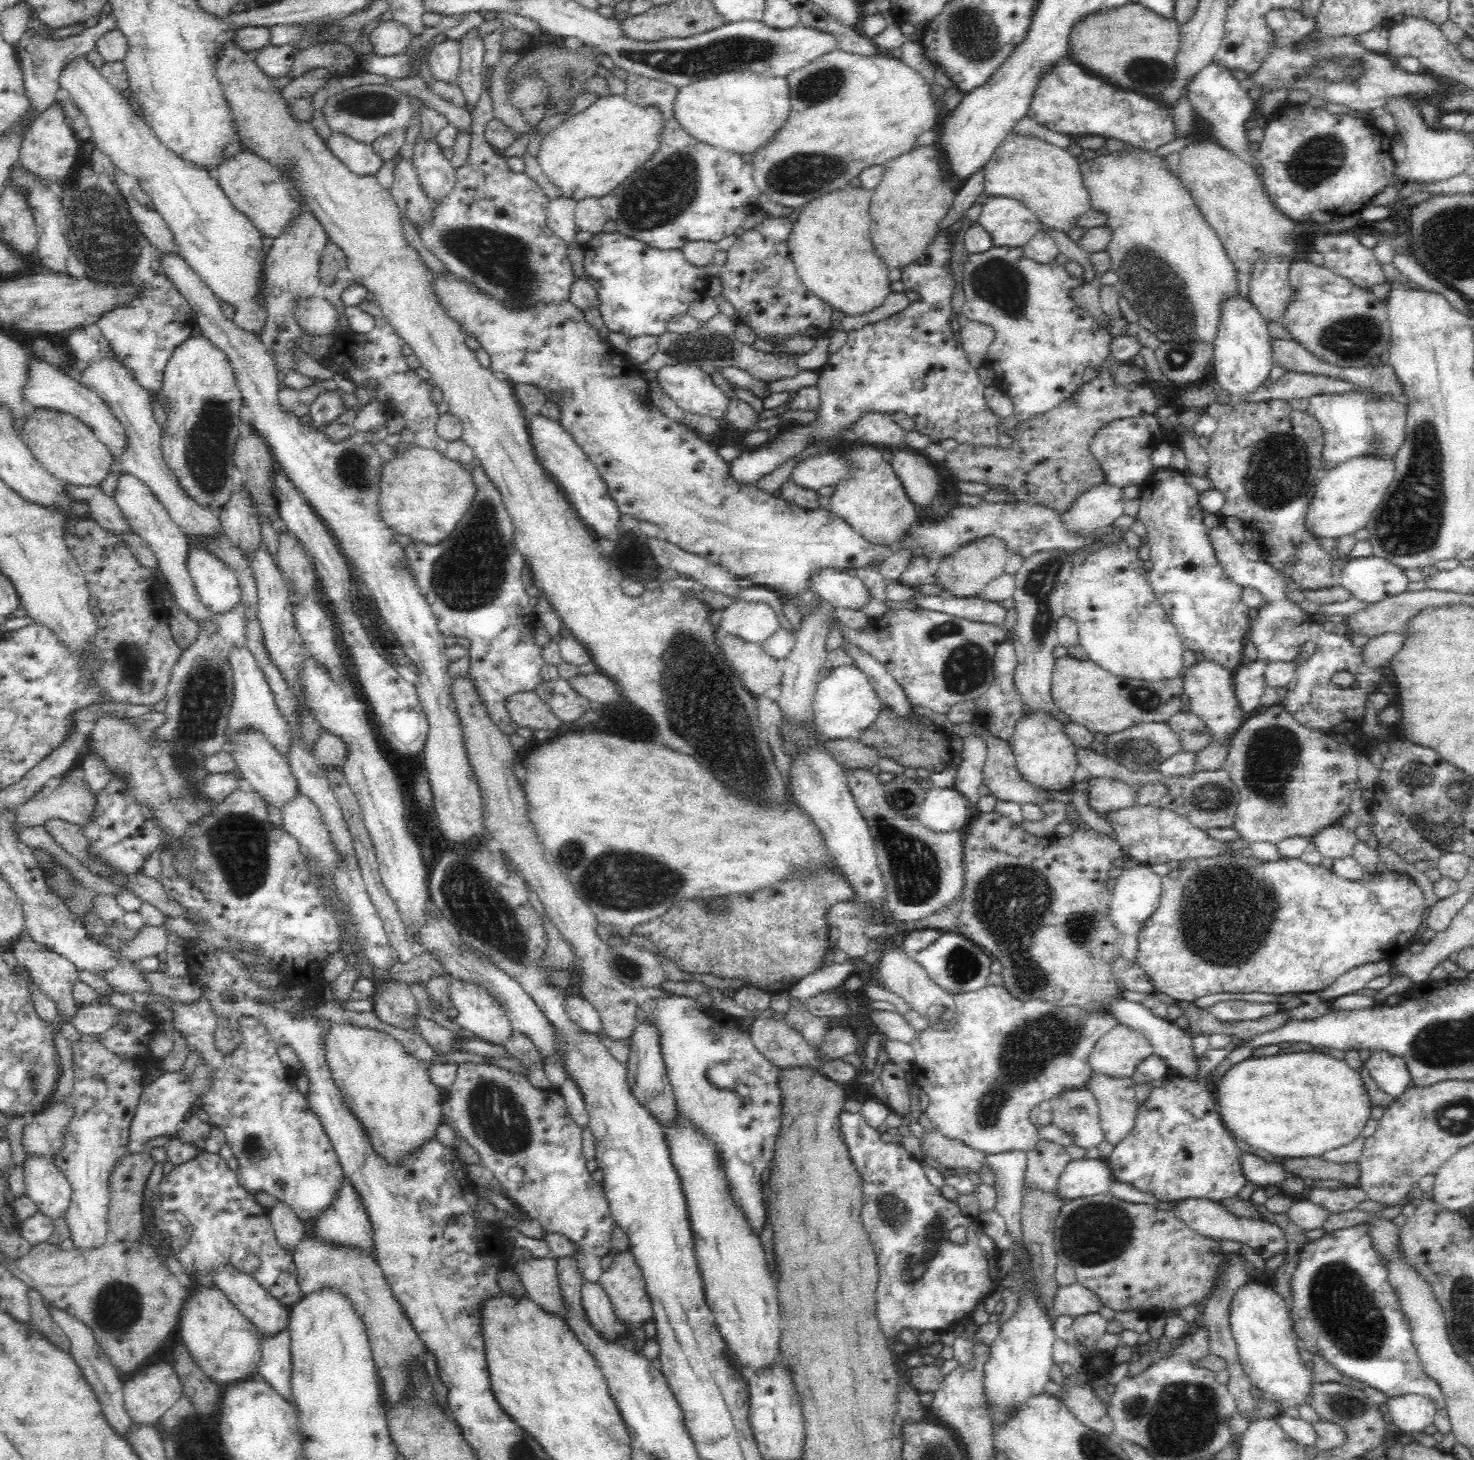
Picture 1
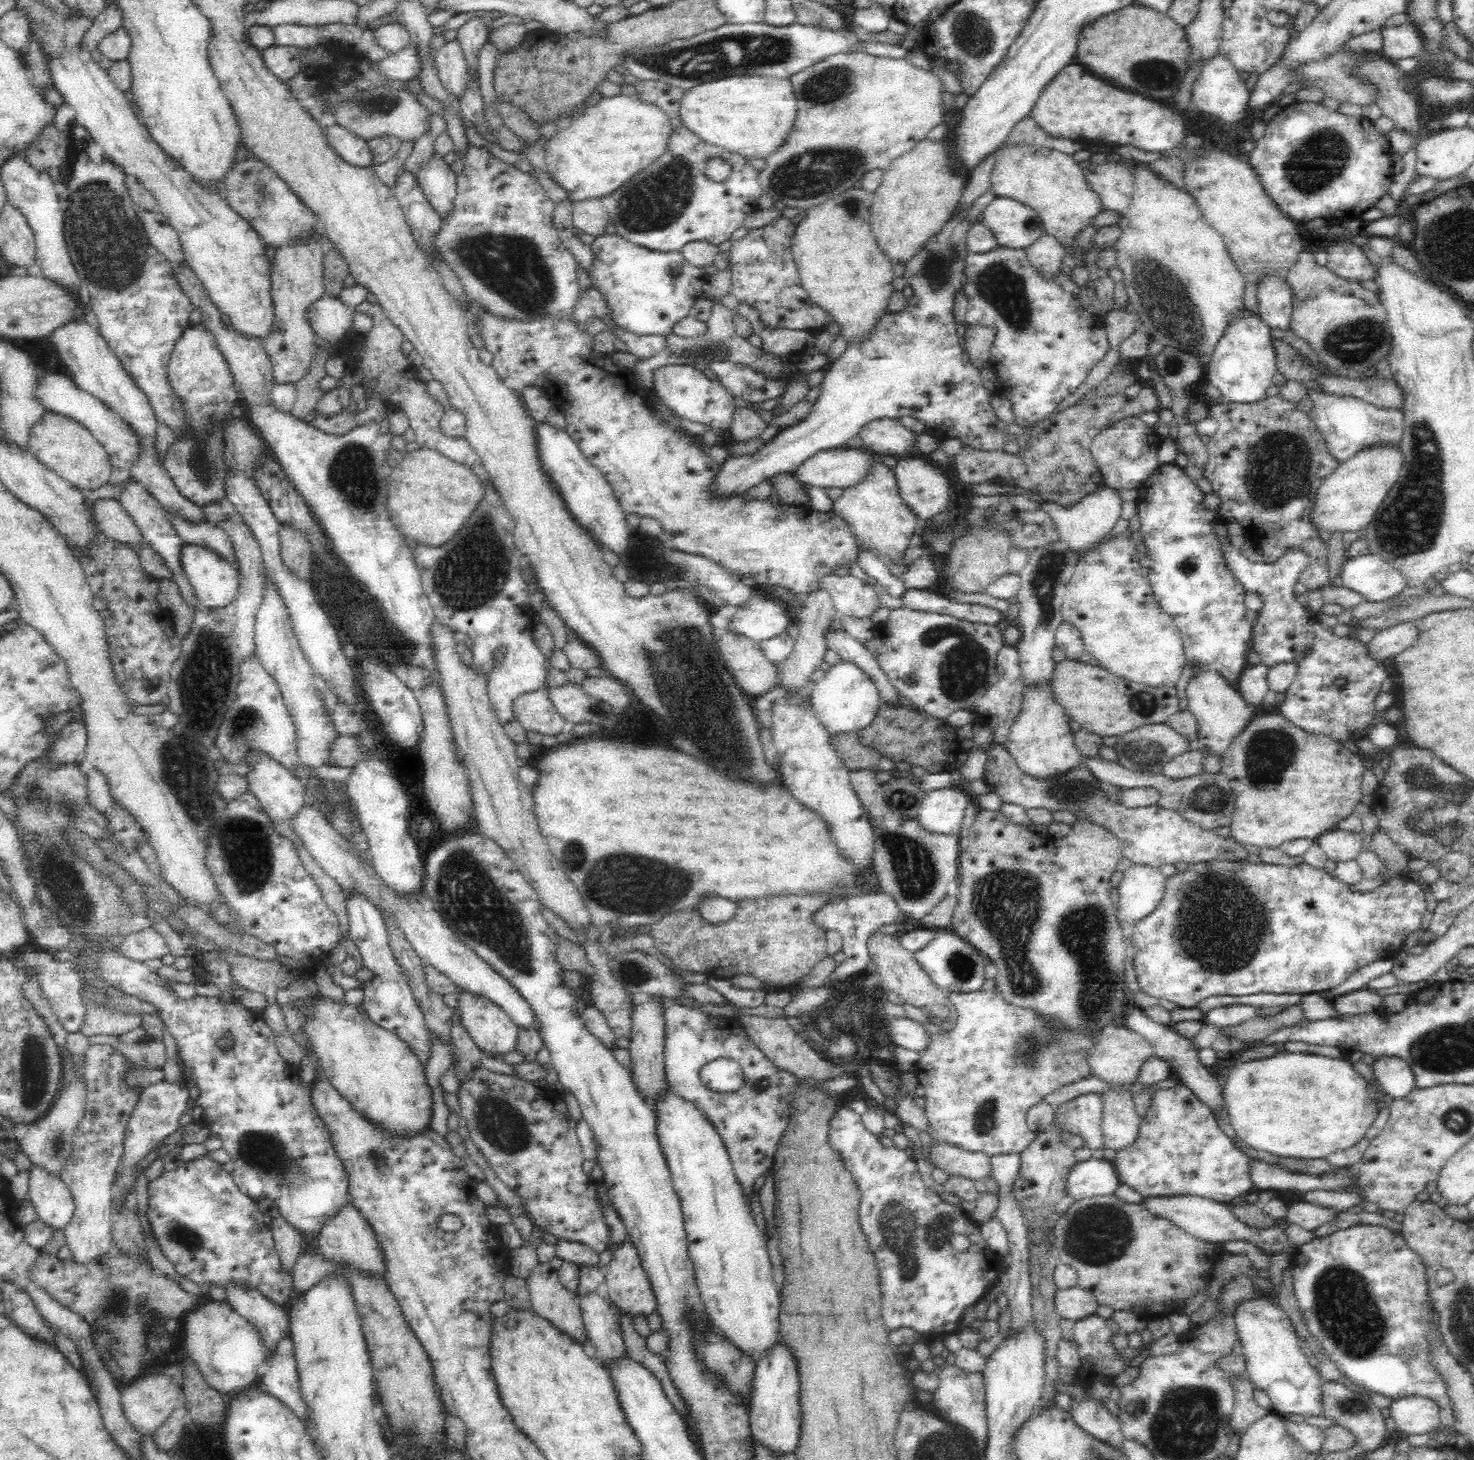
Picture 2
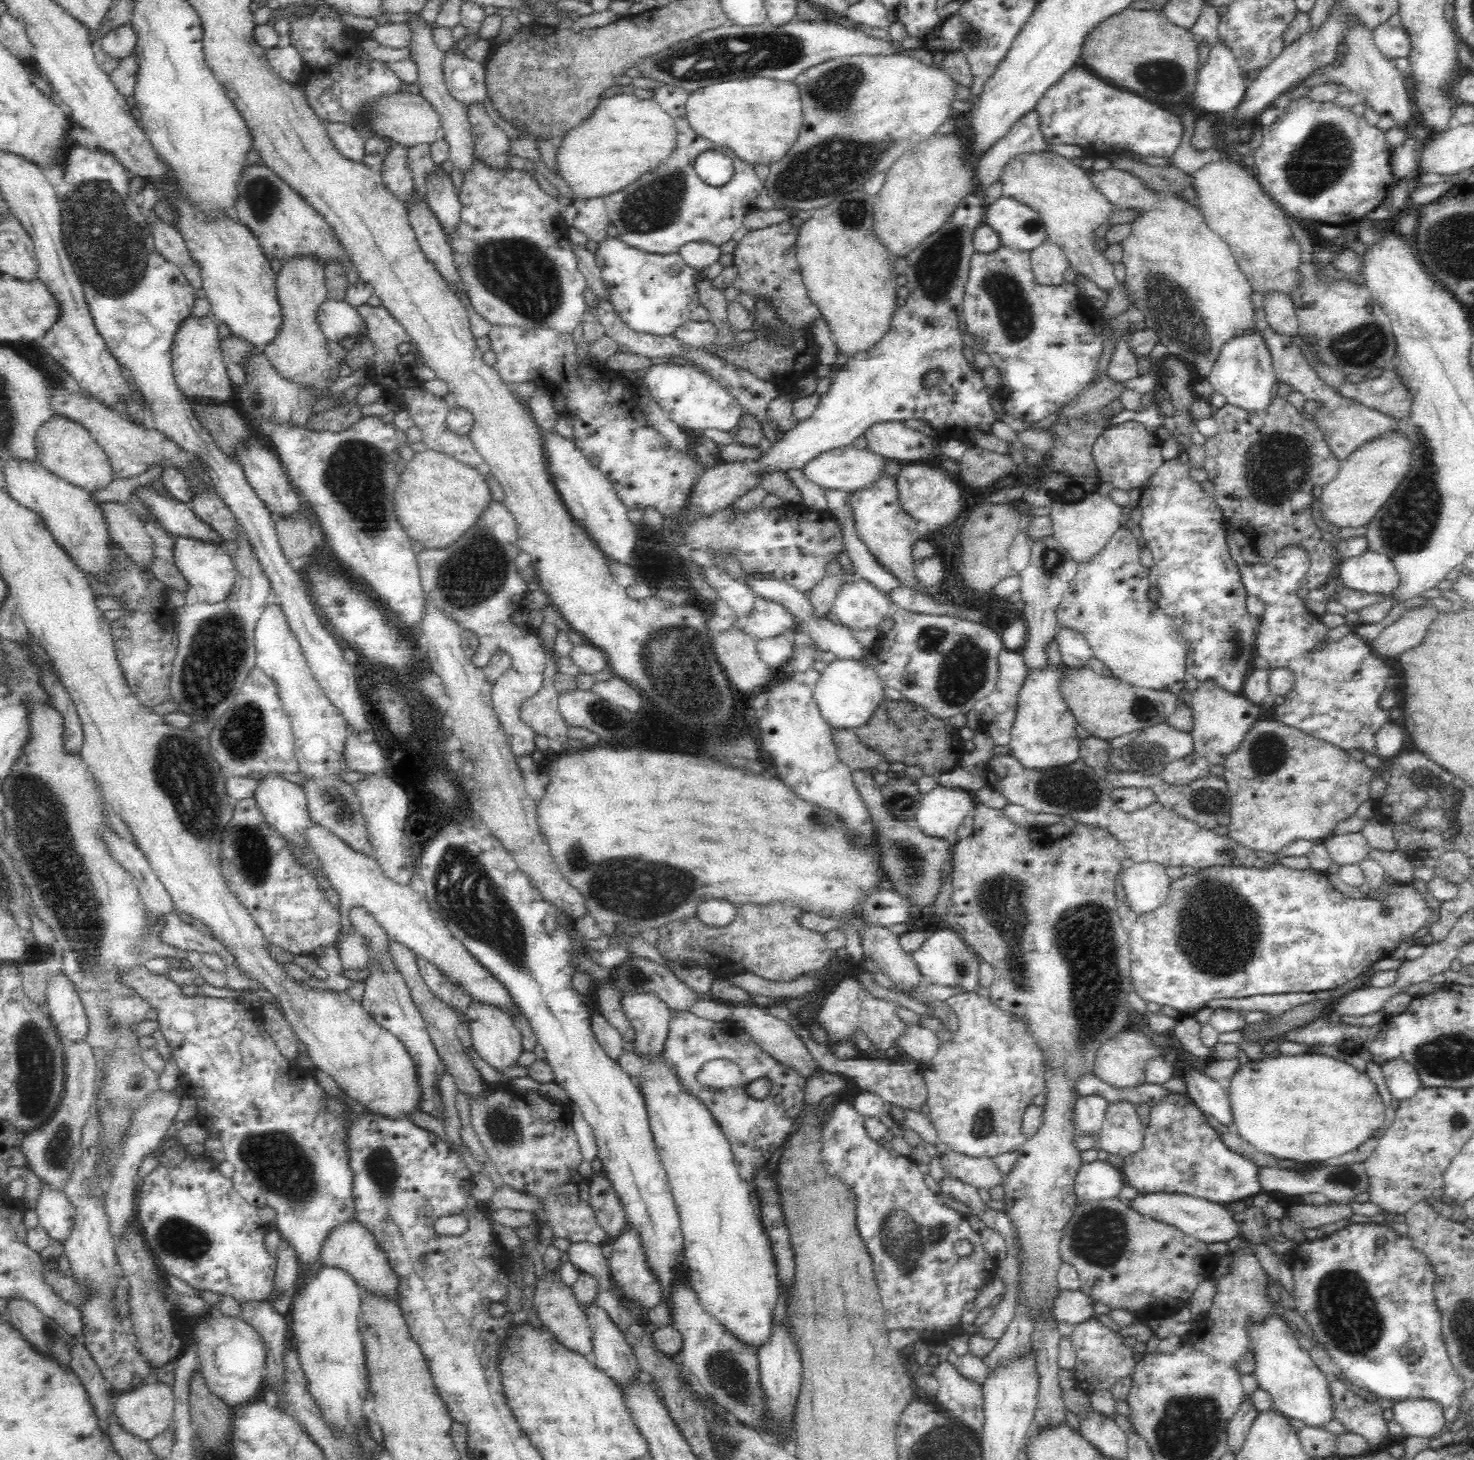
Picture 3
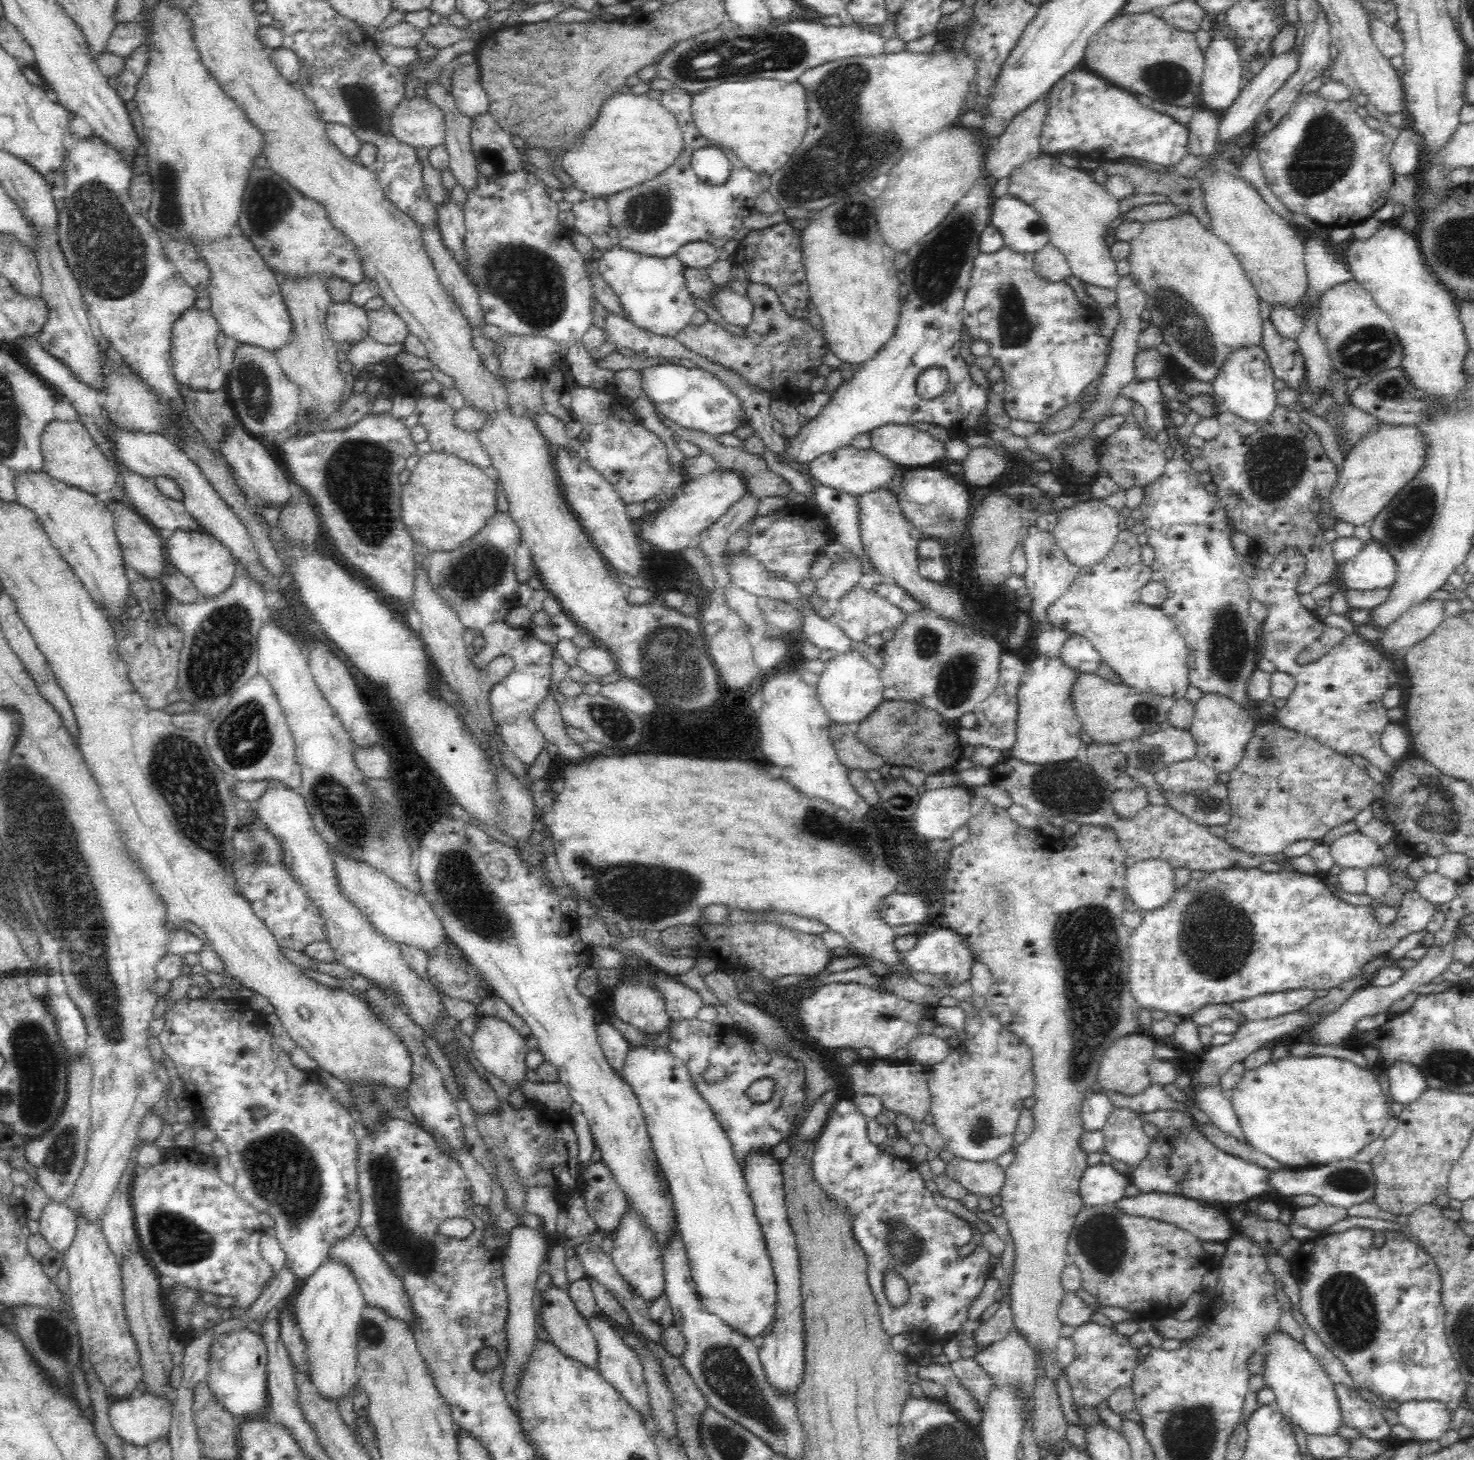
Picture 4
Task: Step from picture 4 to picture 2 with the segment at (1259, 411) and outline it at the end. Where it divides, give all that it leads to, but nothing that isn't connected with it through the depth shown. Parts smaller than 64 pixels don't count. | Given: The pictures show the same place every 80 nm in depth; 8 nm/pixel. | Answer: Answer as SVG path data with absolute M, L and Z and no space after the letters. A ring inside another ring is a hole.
M1246 306L1227 316L1226 326L1214 348L1206 372L1209 384L1221 392L1222 403L1258 402L1258 400L1267 397L1266 390L1272 384L1274 372L1277 370L1277 351L1270 331L1271 328L1260 318L1260 315L1258 316L1258 313L1254 313Z

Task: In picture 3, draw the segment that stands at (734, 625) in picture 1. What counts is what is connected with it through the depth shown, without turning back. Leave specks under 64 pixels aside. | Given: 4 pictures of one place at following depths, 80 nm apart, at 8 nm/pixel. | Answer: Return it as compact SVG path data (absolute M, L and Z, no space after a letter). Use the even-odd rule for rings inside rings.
M761 596L754 599L749 613L744 617L746 622L741 630L752 636L755 641L782 633L790 634L799 627L795 617L785 606Z

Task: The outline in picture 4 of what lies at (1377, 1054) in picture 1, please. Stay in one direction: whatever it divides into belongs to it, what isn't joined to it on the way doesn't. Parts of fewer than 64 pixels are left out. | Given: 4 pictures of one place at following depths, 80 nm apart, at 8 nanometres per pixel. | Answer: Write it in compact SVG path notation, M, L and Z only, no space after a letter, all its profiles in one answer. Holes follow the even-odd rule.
M1394 1061L1382 1067L1388 1078L1388 1088L1394 1102L1404 1105L1420 1098L1421 1092L1428 1087L1420 1069L1411 1062Z

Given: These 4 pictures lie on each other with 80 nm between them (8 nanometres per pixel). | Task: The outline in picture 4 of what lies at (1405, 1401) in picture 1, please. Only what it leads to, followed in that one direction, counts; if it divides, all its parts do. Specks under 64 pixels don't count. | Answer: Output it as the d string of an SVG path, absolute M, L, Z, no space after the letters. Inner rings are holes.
M1433 1400L1406 1401L1400 1403L1396 1408L1398 1422L1405 1426L1412 1435L1411 1438L1418 1438L1424 1442L1441 1439L1449 1430L1449 1420L1451 1413L1447 1412L1446 1405Z

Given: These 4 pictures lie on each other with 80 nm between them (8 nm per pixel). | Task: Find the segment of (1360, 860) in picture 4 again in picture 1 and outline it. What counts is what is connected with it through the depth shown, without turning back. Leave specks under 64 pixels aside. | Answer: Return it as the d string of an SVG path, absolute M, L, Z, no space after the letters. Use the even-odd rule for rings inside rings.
M1340 822L1320 828L1310 838L1323 858L1327 857L1333 860L1344 858L1344 856L1352 856L1352 848L1358 840L1354 830L1344 828Z

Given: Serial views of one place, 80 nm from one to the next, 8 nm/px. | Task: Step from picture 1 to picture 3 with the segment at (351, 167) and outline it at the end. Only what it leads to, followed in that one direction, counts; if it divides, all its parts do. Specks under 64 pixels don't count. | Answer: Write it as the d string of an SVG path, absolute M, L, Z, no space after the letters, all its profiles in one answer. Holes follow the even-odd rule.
M329 122L325 125L328 137L336 150L348 160L362 163L367 150L367 138L354 126L343 122Z

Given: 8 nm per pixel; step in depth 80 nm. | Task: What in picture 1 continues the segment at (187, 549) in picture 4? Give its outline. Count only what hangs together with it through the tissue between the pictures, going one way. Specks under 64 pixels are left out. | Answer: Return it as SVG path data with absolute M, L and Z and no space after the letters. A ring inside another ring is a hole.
M191 548L186 562L194 581L201 603L209 608L214 616L229 614L241 602L241 590L237 574L214 553L200 548Z

